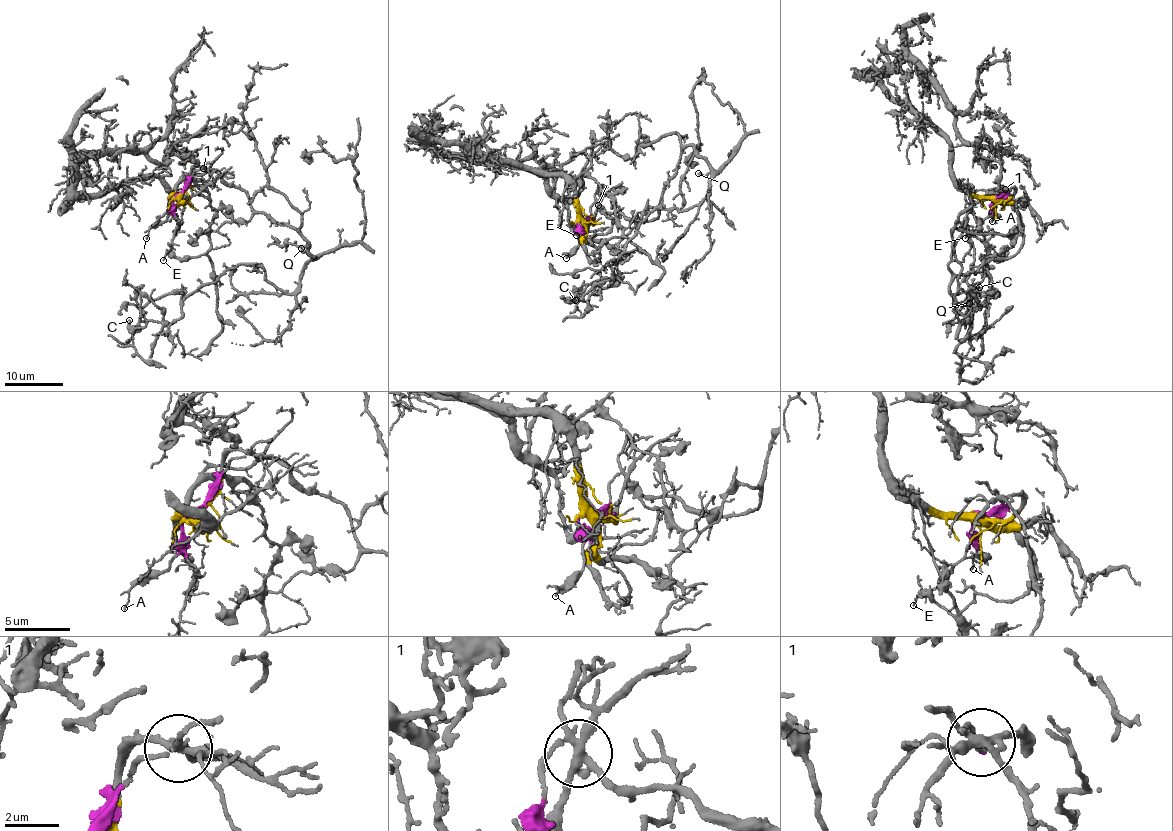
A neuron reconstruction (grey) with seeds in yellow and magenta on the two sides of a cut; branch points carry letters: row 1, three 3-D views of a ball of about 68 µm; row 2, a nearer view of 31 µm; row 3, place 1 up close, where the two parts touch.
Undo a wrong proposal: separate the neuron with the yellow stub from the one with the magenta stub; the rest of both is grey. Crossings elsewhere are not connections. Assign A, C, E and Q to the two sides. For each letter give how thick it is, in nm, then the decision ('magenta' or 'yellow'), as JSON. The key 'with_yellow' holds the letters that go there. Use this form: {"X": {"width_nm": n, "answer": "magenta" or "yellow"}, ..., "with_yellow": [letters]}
{"A": {"width_nm": 120, "answer": "magenta"}, "C": {"width_nm": 160, "answer": "magenta"}, "E": {"width_nm": 90, "answer": "magenta"}, "Q": {"width_nm": 110, "answer": "magenta"}, "with_yellow": []}

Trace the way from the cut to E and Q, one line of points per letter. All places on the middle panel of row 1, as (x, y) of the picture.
E: (579, 220), (576, 222), (579, 227), (586, 227), (585, 232), (580, 231), (576, 235)
Q: (579, 220), (594, 203), (657, 218), (664, 184), (691, 145), (709, 165), (698, 174)

